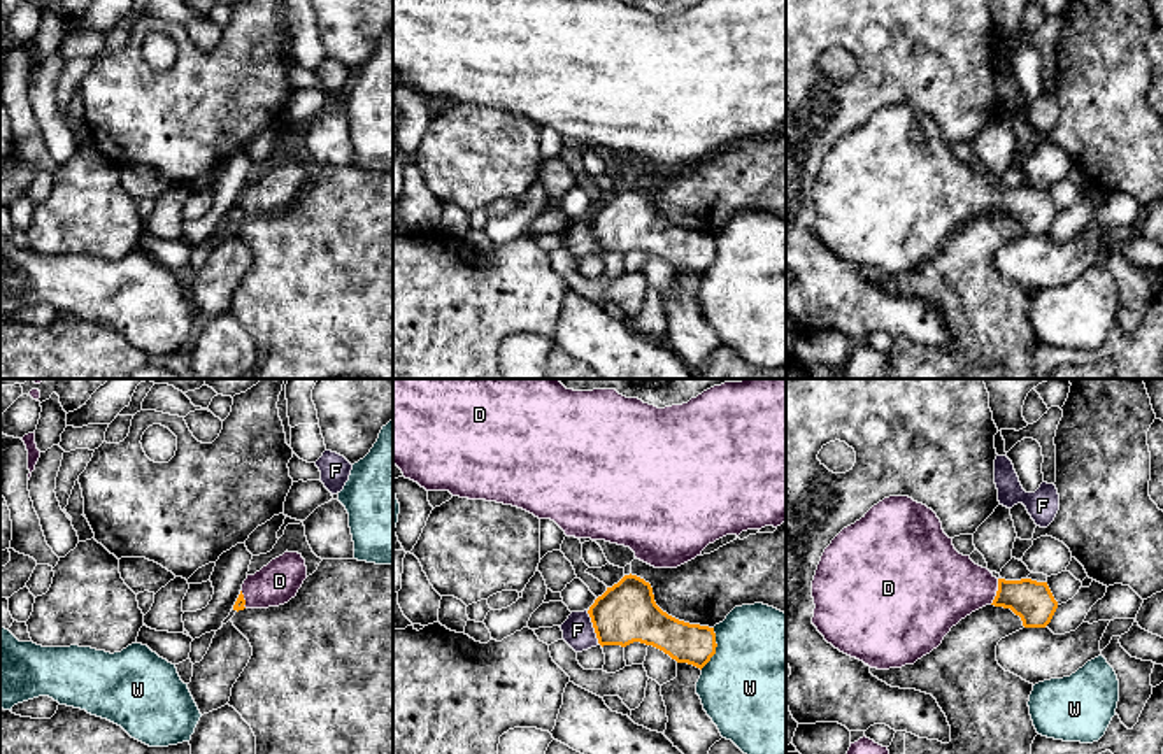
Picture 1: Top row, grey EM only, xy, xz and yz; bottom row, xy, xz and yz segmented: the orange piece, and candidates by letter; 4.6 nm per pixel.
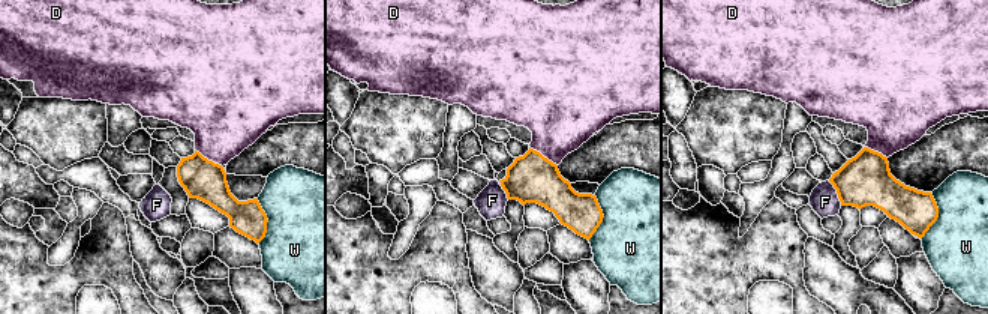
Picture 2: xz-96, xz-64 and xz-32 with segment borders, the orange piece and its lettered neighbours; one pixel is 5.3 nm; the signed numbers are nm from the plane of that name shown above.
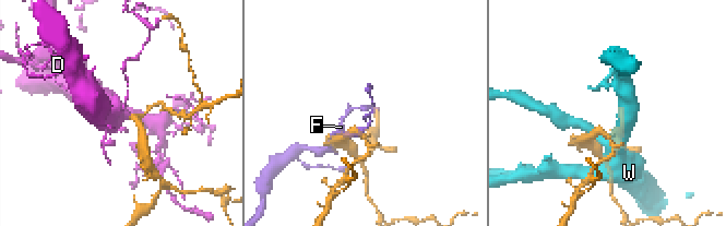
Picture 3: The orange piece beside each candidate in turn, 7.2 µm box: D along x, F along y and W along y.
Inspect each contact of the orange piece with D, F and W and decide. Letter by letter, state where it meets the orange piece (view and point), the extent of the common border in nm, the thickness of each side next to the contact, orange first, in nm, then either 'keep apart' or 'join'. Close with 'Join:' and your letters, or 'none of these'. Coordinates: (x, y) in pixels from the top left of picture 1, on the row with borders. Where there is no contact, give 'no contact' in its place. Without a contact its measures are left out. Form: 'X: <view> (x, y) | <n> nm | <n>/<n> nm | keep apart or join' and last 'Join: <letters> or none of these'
D: yz (997, 591) | 130 nm | 190/340 nm | join
F: xz (593, 626) | 170 nm | 280/140 nm | keep apart
W: xz (714, 649) | 200 nm | 190/480 nm | keep apart
Join: D

